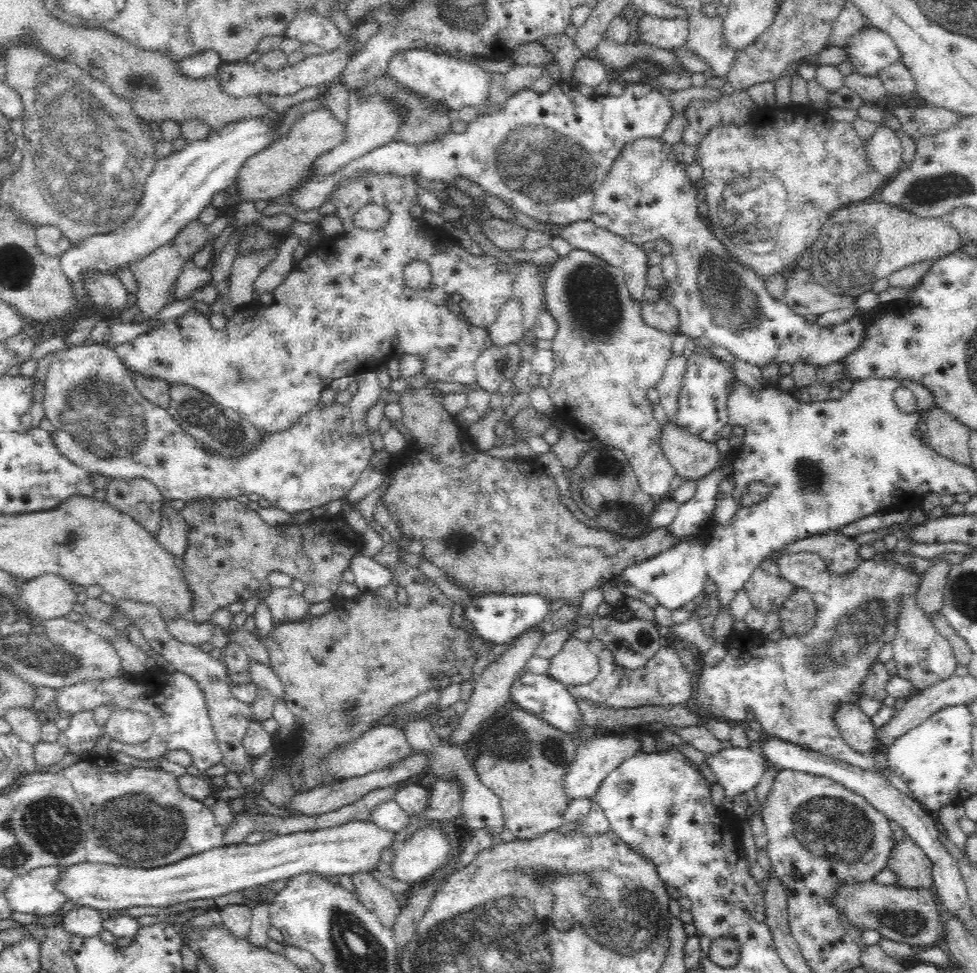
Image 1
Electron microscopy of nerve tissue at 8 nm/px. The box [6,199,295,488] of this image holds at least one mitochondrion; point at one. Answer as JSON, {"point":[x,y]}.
{"point":[104,422]}

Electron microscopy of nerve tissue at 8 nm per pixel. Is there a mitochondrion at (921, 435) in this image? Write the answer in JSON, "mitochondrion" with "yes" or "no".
{"mitochondrion":"no"}

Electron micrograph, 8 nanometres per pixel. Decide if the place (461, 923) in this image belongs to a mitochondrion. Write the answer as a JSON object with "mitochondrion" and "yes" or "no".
{"mitochondrion":"yes"}

